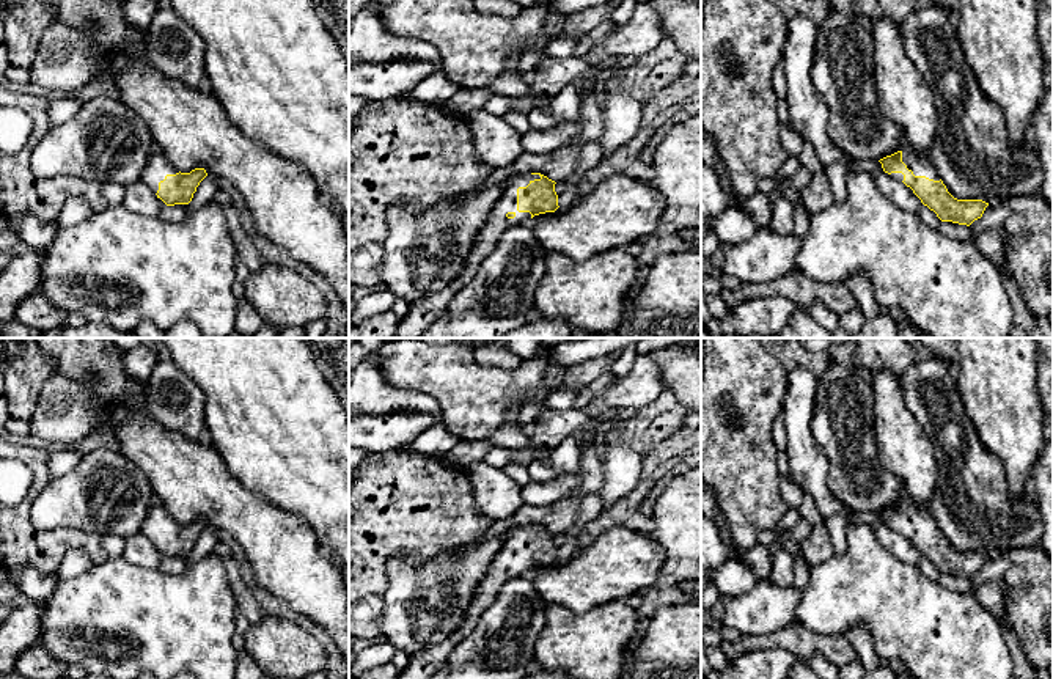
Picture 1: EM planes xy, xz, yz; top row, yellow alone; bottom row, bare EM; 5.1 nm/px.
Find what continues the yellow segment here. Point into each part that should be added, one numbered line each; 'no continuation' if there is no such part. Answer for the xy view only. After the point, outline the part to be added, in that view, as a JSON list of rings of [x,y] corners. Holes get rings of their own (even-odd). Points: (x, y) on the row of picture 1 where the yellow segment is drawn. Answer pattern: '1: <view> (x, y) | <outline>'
1: xy (157, 167) | [[[154,152],[143,173],[140,181],[146,184],[154,193],[159,190],[159,182],[165,179],[167,174],[179,173],[162,152]]]

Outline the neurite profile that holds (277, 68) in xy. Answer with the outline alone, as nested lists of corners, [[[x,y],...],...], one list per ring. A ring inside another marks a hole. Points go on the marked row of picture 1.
[[[170,0],[170,6],[201,36],[204,42],[204,74],[212,93],[229,119],[250,138],[262,143],[273,154],[300,162],[313,176],[317,190],[335,201],[349,220],[349,68],[336,39],[336,31],[314,0]]]

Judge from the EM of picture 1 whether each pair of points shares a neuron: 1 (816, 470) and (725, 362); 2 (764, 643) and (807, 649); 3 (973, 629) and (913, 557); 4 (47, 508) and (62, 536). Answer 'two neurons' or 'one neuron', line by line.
1: two neurons
2: one neuron
3: two neurons
4: two neurons

